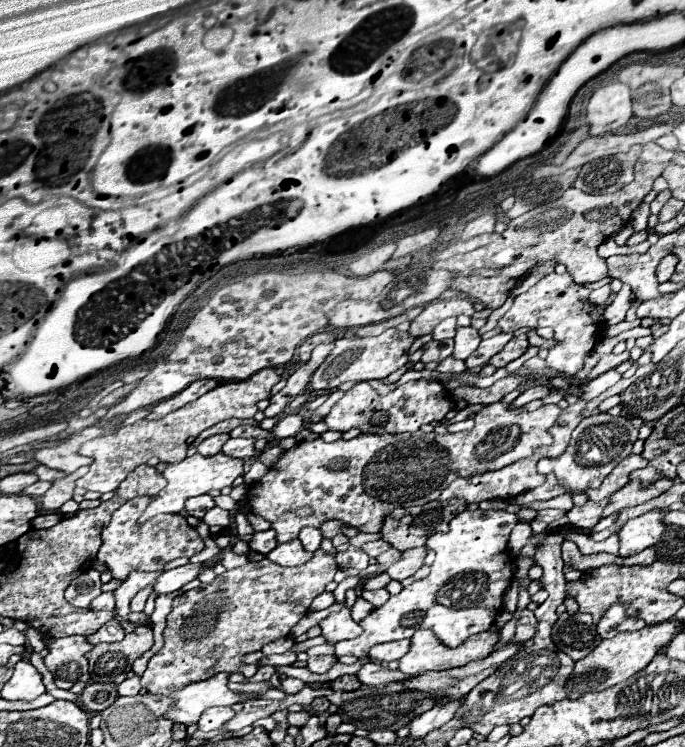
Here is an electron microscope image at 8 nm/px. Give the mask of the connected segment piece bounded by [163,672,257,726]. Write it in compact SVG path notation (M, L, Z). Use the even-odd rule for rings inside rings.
M215 674L207 680L195 682L191 686L185 686L177 692L173 692L169 698L173 700L173 704L169 706L169 710L163 714L173 722L181 722L185 726L197 724L199 716L211 708L211 706L233 706L237 702L241 702L243 698L257 698L257 694L235 694L229 686L227 686L227 678L229 674Z

